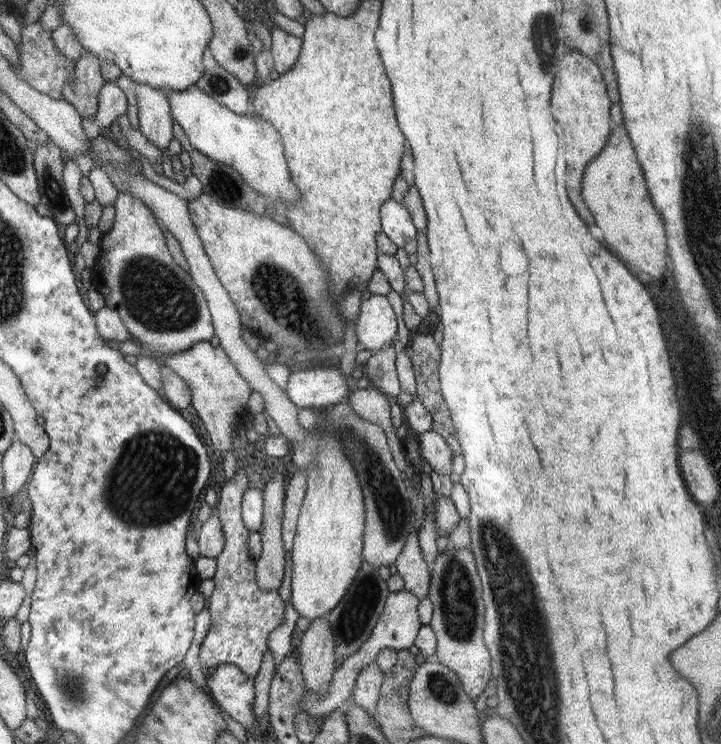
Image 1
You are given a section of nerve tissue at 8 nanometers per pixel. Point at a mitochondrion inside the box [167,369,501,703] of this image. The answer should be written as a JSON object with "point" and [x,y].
{"point":[390,501]}

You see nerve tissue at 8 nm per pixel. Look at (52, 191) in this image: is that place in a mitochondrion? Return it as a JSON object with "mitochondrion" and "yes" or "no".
{"mitochondrion":"yes"}

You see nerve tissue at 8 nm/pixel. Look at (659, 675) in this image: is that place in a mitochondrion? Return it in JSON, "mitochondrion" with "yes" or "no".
{"mitochondrion":"no"}

